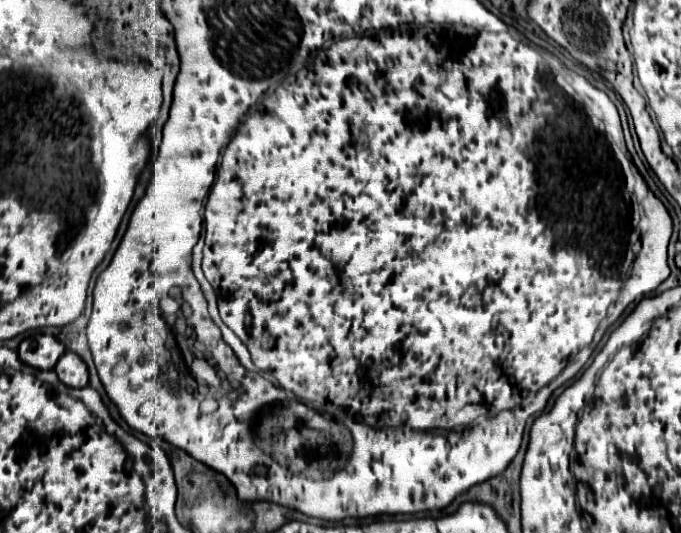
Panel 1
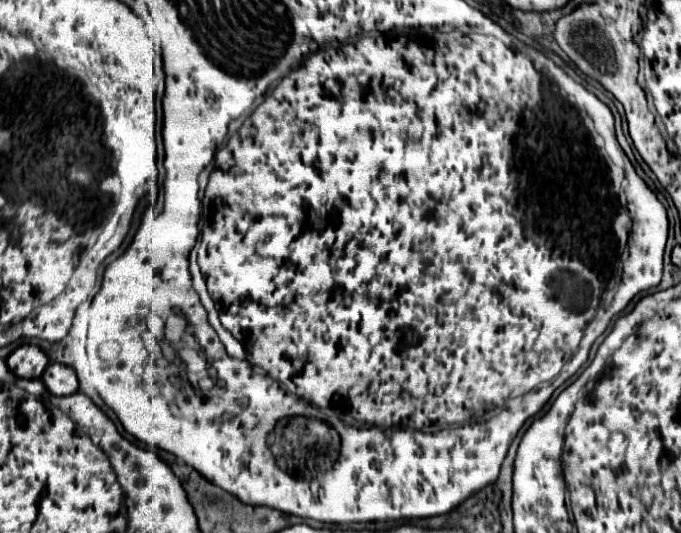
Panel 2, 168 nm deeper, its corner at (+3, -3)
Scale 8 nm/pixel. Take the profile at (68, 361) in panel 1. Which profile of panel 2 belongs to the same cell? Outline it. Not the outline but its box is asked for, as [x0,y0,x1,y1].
[41,364,77,396]

